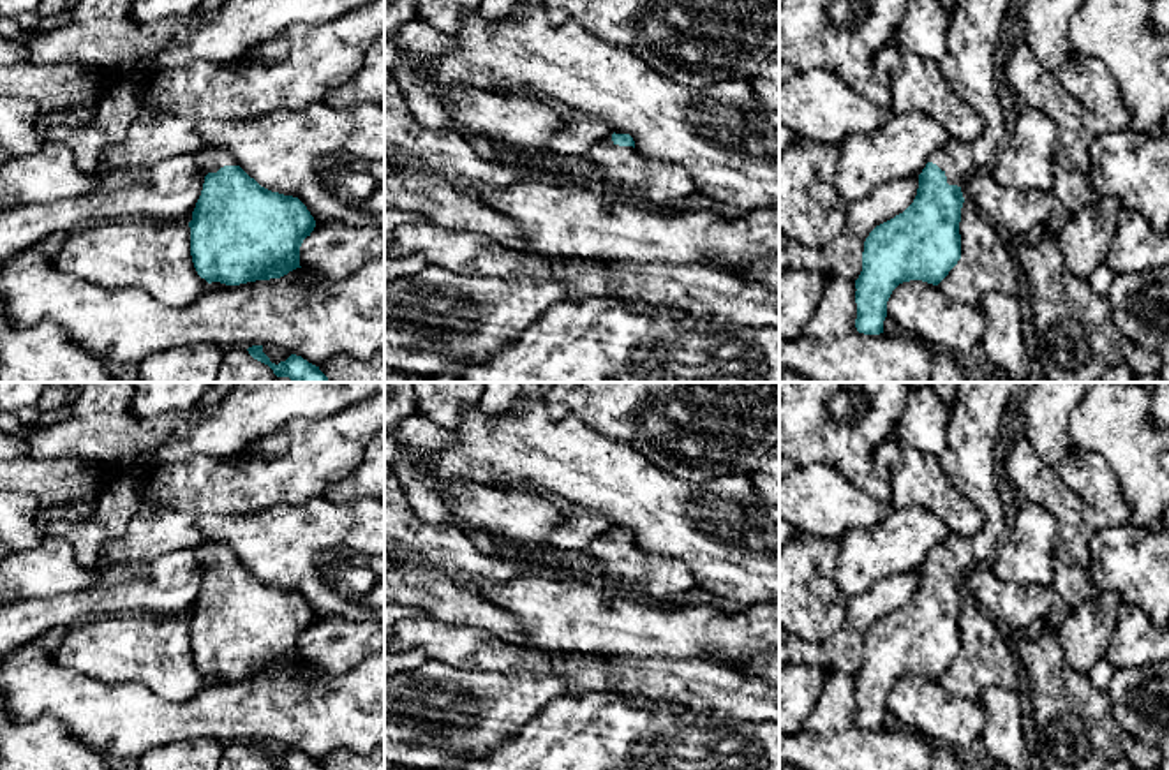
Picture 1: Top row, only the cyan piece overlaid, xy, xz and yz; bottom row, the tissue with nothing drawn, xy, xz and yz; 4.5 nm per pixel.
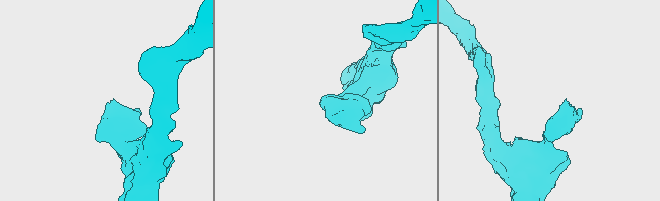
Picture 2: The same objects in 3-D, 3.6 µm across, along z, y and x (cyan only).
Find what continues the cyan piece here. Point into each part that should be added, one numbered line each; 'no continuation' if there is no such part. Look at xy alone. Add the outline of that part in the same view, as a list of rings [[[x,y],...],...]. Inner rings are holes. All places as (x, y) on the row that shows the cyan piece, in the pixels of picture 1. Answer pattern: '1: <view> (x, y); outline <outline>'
1: xy (210, 159); outline [[[203,148],[196,153],[196,160],[203,173],[217,173],[224,166],[238,166],[236,160],[217,148]]]

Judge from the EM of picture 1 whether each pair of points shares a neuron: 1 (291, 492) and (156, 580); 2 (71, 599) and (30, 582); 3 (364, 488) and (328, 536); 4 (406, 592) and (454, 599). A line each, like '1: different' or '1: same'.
1: different
2: different
3: different
4: same

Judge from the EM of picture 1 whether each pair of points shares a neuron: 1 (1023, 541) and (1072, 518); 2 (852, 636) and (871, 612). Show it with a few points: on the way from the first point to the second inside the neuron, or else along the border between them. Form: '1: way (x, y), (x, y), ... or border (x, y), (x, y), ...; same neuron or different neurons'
1: border (1023, 503), (1042, 506), (1058, 524), (1053, 566); different neurons
2: way (852, 631), (866, 617); same neuron

